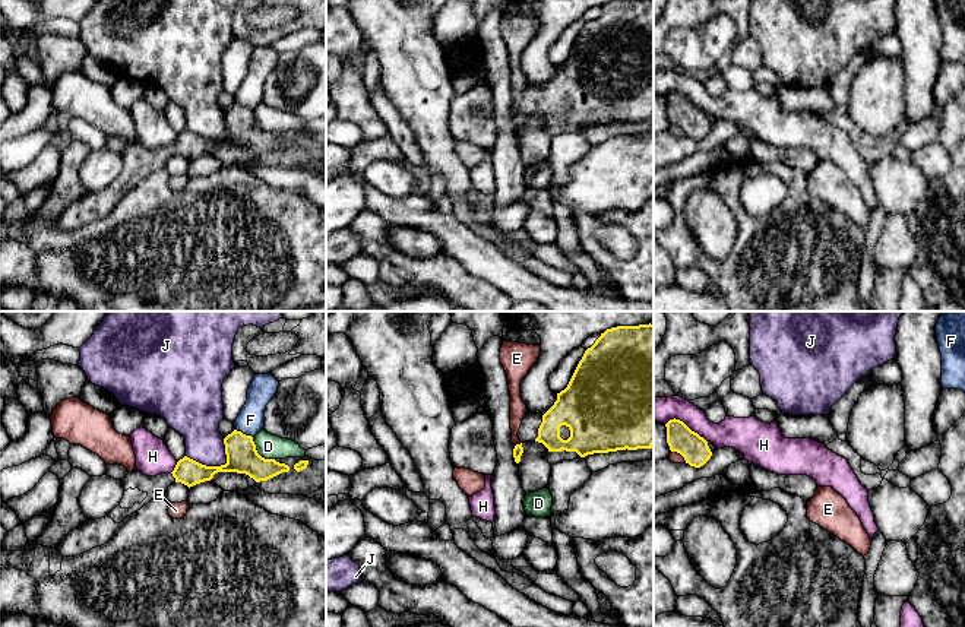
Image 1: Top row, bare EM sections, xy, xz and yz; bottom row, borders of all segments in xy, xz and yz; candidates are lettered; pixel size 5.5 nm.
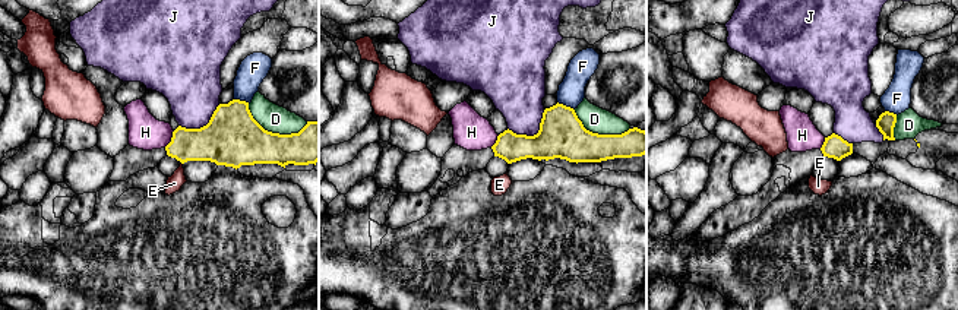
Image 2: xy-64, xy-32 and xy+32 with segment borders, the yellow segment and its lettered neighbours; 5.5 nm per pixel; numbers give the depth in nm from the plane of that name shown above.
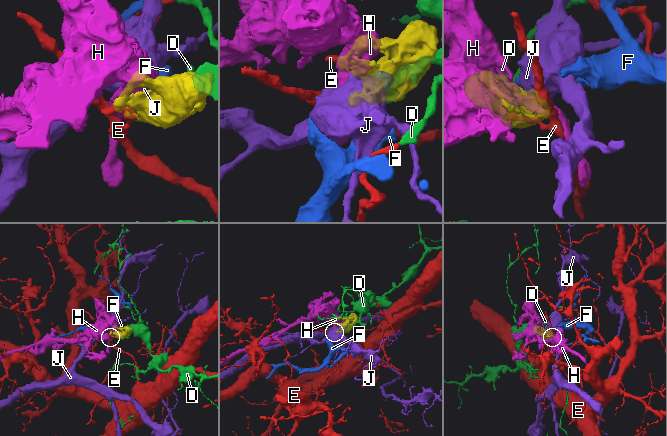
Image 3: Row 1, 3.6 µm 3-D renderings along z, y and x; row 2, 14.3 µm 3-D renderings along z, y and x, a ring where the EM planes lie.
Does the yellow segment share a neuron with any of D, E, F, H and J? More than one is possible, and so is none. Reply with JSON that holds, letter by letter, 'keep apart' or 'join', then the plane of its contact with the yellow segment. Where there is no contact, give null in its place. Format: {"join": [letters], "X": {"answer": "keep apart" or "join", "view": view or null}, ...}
{"join": [], "D": {"answer": "keep apart", "view": "xy"}, "E": {"answer": "keep apart", "view": "yz"}, "F": {"answer": "keep apart", "view": "xy"}, "H": {"answer": "keep apart", "view": "yz"}, "J": {"answer": "keep apart", "view": "xy"}}

